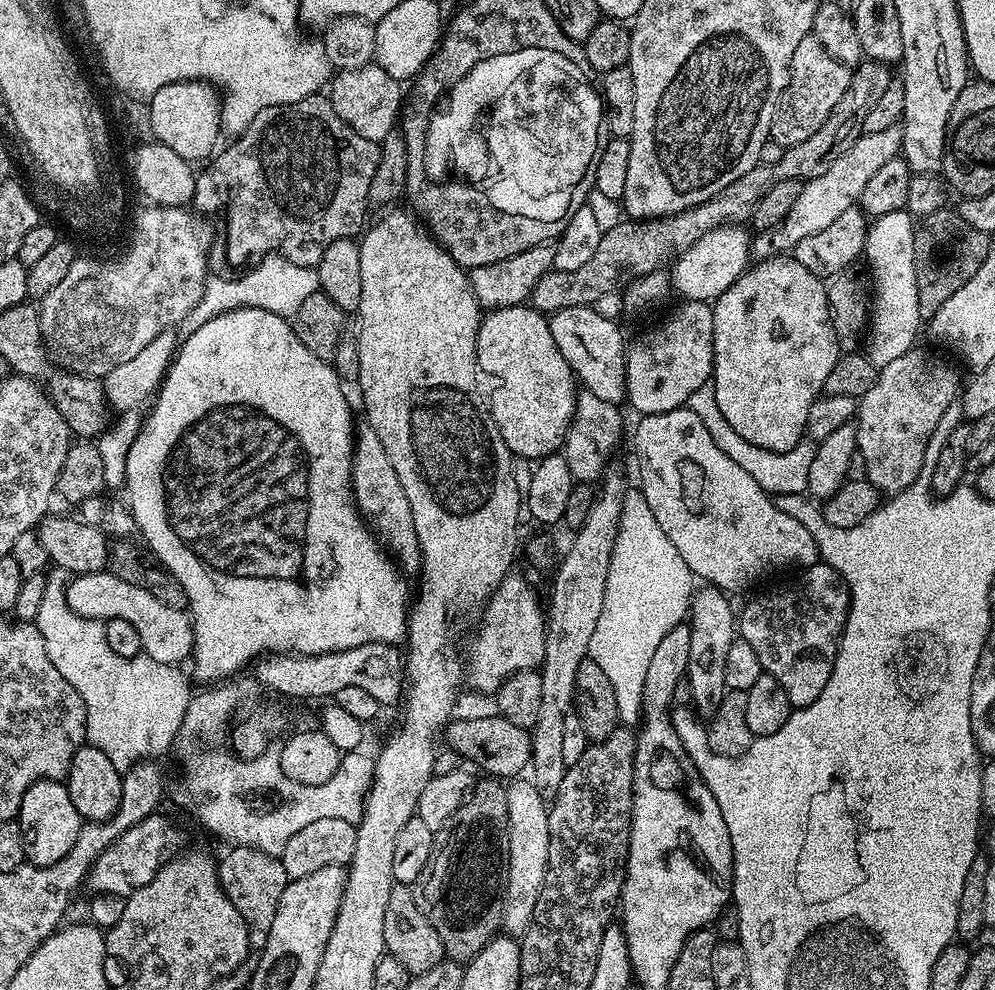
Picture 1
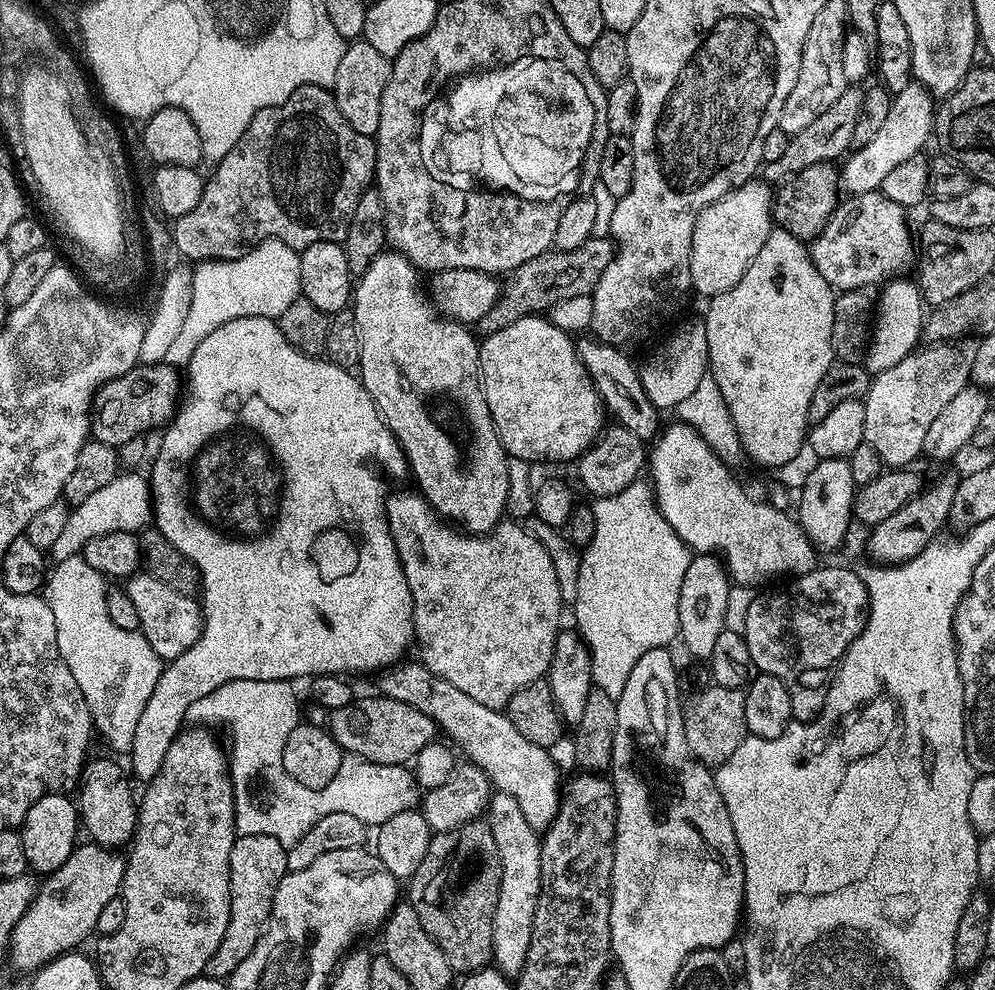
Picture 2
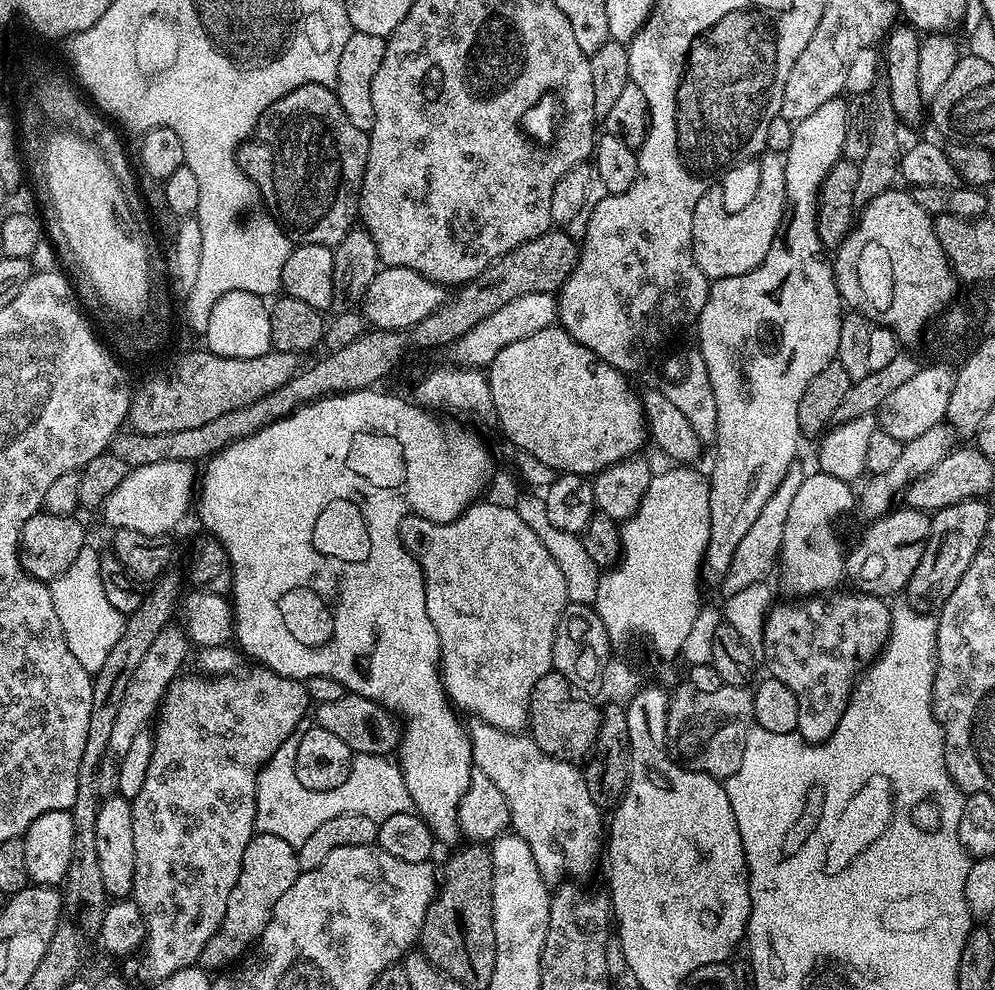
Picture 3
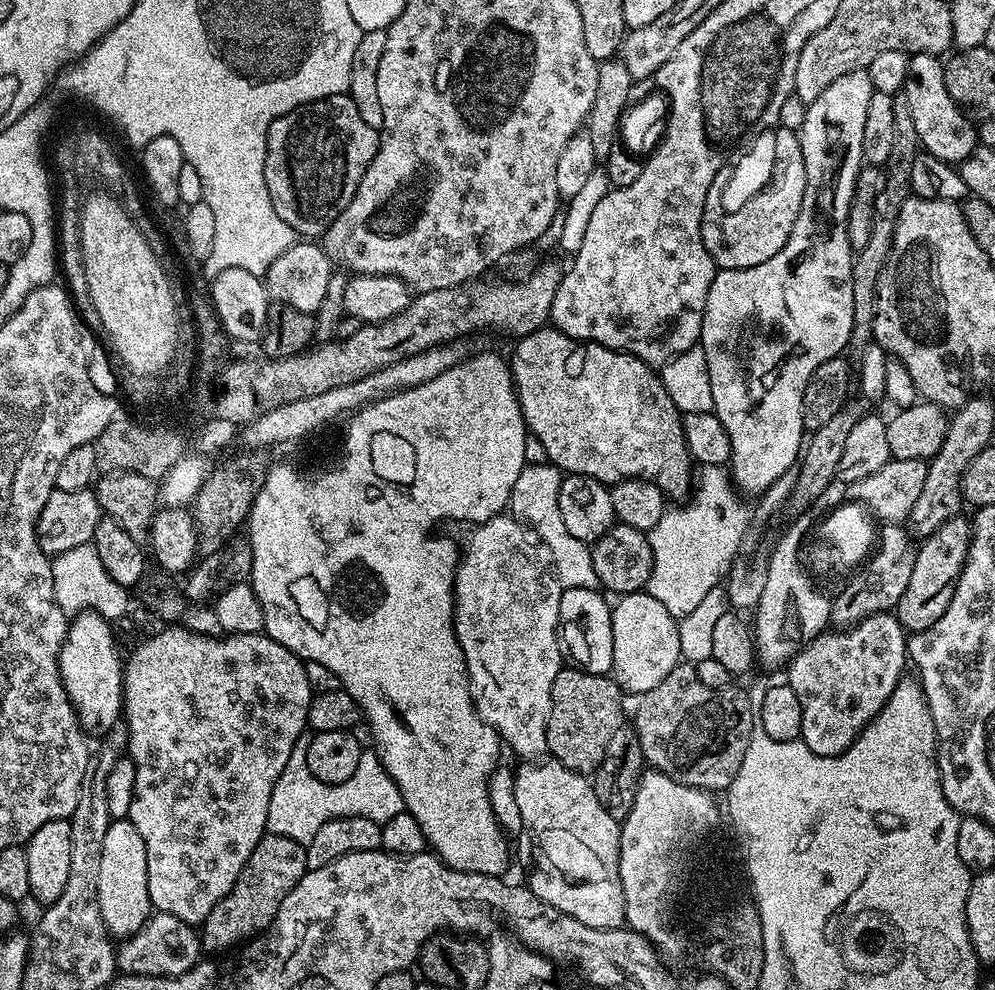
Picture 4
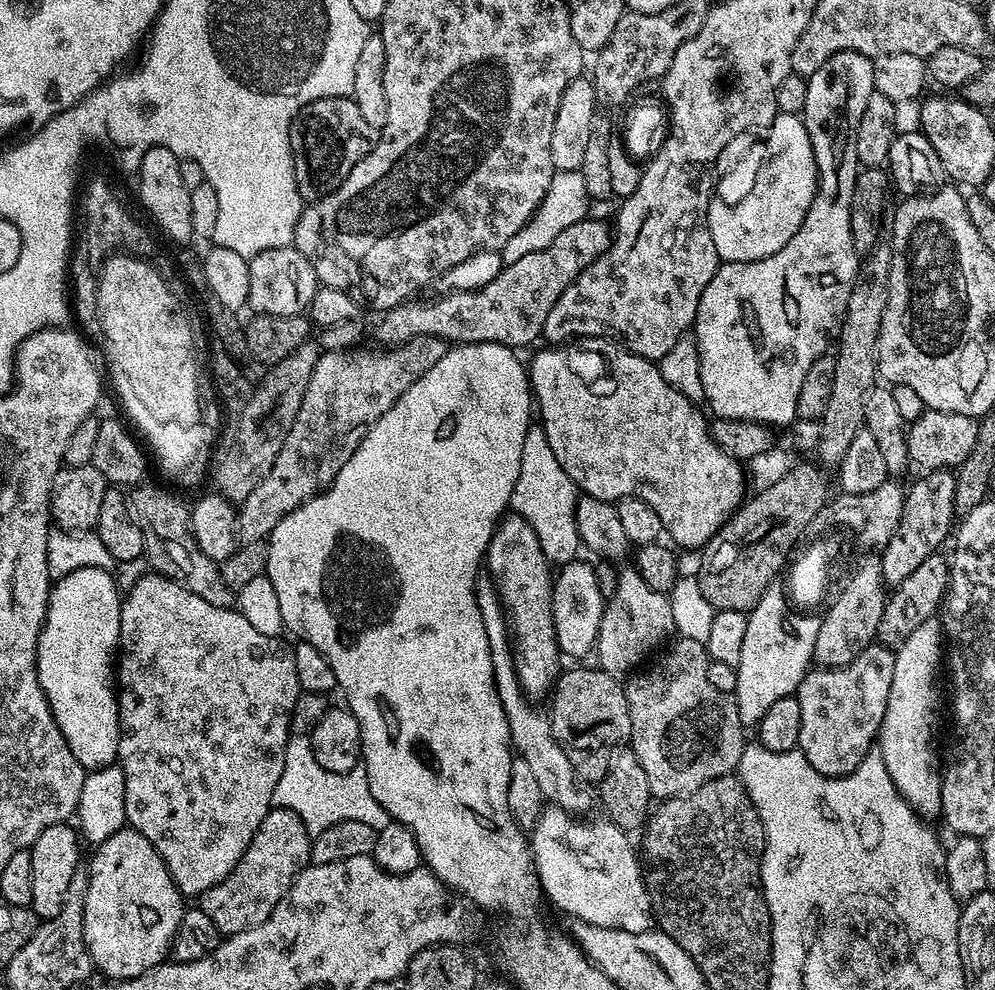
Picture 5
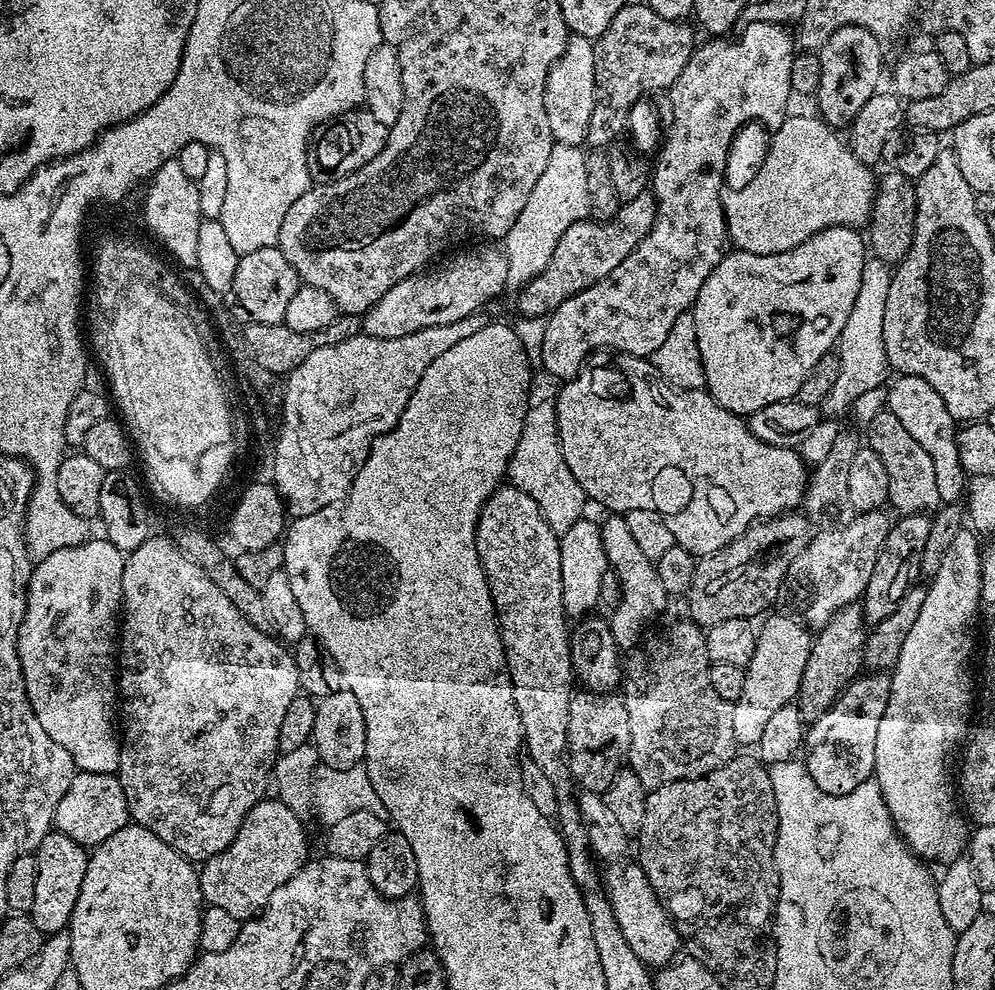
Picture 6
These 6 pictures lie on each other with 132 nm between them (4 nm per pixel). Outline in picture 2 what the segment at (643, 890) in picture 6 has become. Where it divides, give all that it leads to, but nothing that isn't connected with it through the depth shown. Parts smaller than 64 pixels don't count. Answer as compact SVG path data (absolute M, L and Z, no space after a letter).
M422 662L404 663L389 666L379 673L379 695L406 702L432 718L437 729L443 735L445 732L449 736L447 739L485 772L492 788L510 794L518 802L522 814L526 814L526 822L530 822L538 834L543 833L552 825L552 819L562 807L562 780L560 784L560 772L552 761L553 753L522 738L522 734L518 734L518 726L514 726L501 709L482 706L482 702L470 698L470 694L458 690L458 686L446 682L446 678L434 674Z

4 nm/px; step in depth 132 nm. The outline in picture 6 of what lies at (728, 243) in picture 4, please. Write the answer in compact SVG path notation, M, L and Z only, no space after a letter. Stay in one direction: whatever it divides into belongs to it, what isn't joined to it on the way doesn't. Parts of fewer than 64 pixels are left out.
M812 114L812 116L789 115L782 122L782 126L771 133L768 141L768 153L754 178L746 186L743 186L742 189L725 191L722 196L724 202L724 221L728 227L728 238L733 249L749 252L750 254L778 254L779 252L790 250L802 242L806 242L806 238L810 238L827 228L842 226L843 228L859 229L861 226L867 225L868 219L872 216L872 203L876 197L877 177L875 175L872 176L873 169L867 164L858 162L858 158L854 158L854 154L848 149L847 143L841 137L839 140L836 136L839 136L837 129L830 124L825 124L819 115L816 114Z

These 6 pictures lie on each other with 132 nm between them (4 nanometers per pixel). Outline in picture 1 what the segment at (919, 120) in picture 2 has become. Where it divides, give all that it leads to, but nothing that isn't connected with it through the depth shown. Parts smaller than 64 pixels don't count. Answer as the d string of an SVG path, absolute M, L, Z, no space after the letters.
M899 127L881 130L878 134L869 132L861 134L854 142L854 146L850 146L850 150L846 150L846 154L842 154L842 158L838 158L834 166L826 170L826 174L818 174L818 178L807 181L801 187L796 201L790 206L790 214L786 214L784 221L771 235L760 234L751 241L751 255L756 258L768 258L777 250L795 249L796 244L802 242L802 238L810 238L810 234L826 230L830 222L835 222L841 214L846 214L846 210L859 201L862 189L866 187L866 182L870 182L871 176L881 166L886 166L890 158L901 155L901 152L902 132Z

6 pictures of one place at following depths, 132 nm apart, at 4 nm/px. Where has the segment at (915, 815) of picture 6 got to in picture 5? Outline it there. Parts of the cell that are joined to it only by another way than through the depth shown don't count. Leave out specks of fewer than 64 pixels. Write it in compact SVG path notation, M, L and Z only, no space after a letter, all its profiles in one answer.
M933 618L922 622L906 642L895 649L894 682L890 682L890 698L886 698L886 714L878 737L878 751L890 770L890 778L902 798L922 818L940 816L942 806L942 756L936 753L936 731L940 728L940 672L942 676L942 624Z

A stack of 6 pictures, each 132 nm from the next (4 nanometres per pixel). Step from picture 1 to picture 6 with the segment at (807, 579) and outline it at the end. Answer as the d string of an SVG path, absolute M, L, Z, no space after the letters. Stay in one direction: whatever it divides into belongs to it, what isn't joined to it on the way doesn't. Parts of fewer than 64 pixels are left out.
M869 671L861 674L837 698L834 706L826 710L826 714L807 725L806 751L802 763L808 767L810 778L818 782L818 790L841 796L850 794L850 790L858 790L862 782L873 779L876 771L874 746L878 746L878 722L882 722L882 714L886 714L886 702L890 702L891 689L892 677L888 672Z

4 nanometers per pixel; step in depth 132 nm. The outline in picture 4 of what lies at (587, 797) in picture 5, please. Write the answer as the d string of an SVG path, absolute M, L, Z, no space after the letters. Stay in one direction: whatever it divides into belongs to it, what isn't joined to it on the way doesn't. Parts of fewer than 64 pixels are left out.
M508 514L495 516L493 520L487 520L485 524L475 525L468 536L468 545L462 548L458 556L456 566L456 580L452 583L452 599L454 607L452 610L452 629L456 632L456 637L460 643L460 649L466 662L468 671L468 689L472 695L472 703L476 706L476 712L497 734L505 745L508 744L520 756L540 756L548 752L546 742L546 726L550 718L552 709L552 687L554 678L560 673L562 667L562 653L560 642L556 631L560 625L560 583L556 580L556 574L552 570L552 562L548 558L548 549L544 543L536 537L535 532L527 524L520 523L519 520Z

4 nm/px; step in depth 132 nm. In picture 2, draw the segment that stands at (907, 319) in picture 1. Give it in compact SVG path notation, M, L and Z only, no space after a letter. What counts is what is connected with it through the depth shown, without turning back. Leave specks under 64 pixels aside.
M893 278L879 289L880 301L877 299L874 304L874 323L870 328L870 343L866 353L866 368L869 373L885 372L890 370L890 366L898 366L898 362L916 351L921 343L926 305L919 287L911 279L904 279Z

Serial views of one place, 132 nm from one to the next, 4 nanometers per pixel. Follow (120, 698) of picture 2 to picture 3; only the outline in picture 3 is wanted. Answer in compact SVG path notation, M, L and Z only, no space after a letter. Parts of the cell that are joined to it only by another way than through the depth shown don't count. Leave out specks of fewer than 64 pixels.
M85 546L78 554L78 558L70 562L68 569L50 584L54 610L58 610L58 622L62 622L66 642L74 658L78 658L80 665L89 674L99 672L100 667L106 662L108 652L122 634L125 621L125 617L114 608L102 586L100 558L99 551L95 552L92 546Z

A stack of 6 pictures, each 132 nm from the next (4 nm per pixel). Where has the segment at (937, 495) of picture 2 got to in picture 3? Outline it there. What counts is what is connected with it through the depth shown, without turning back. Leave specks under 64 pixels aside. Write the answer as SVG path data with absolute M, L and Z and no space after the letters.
M893 510L886 516L871 521L856 549L846 556L846 576L855 591L866 596L892 598L895 592L903 593L908 587L918 562L922 562L924 543L932 525L929 513L915 510Z

